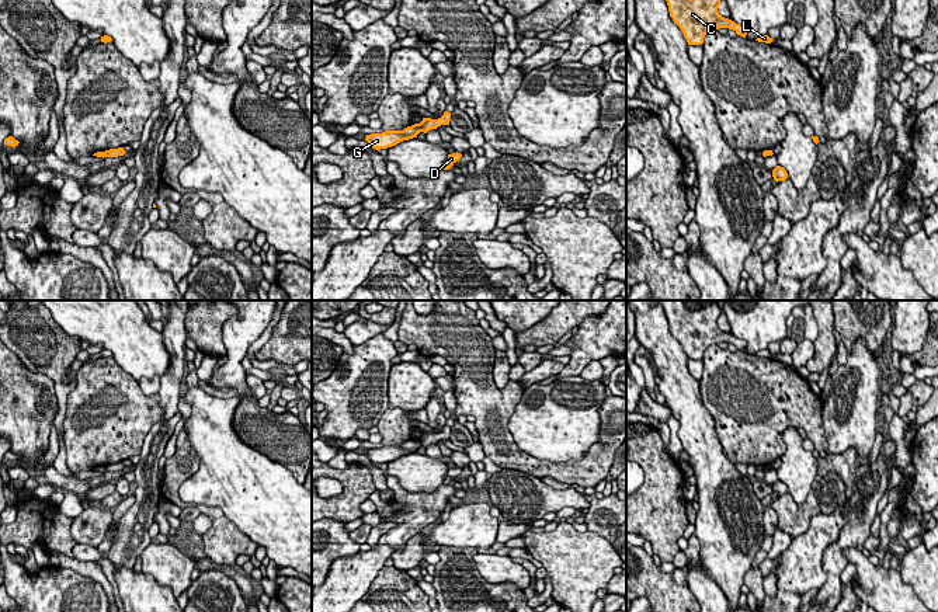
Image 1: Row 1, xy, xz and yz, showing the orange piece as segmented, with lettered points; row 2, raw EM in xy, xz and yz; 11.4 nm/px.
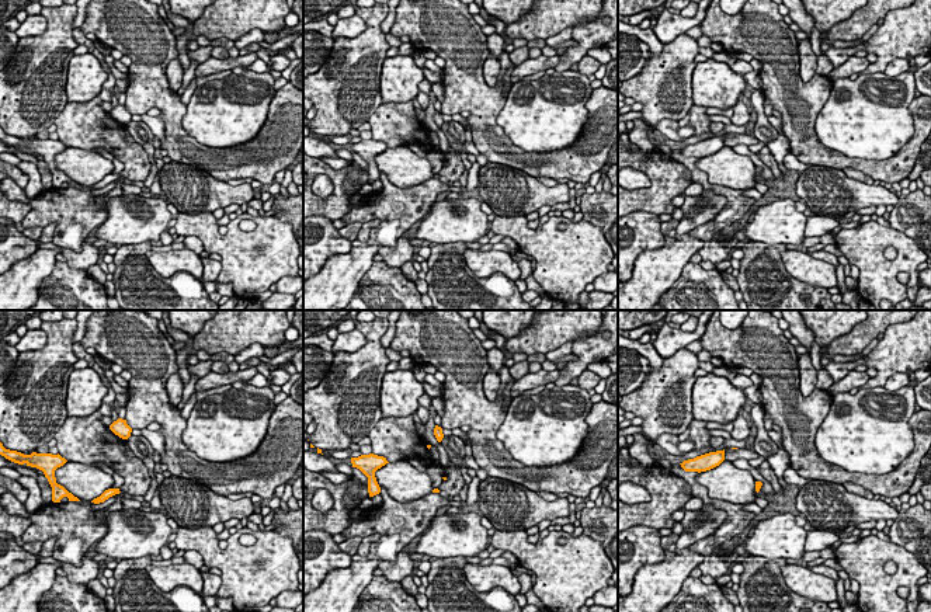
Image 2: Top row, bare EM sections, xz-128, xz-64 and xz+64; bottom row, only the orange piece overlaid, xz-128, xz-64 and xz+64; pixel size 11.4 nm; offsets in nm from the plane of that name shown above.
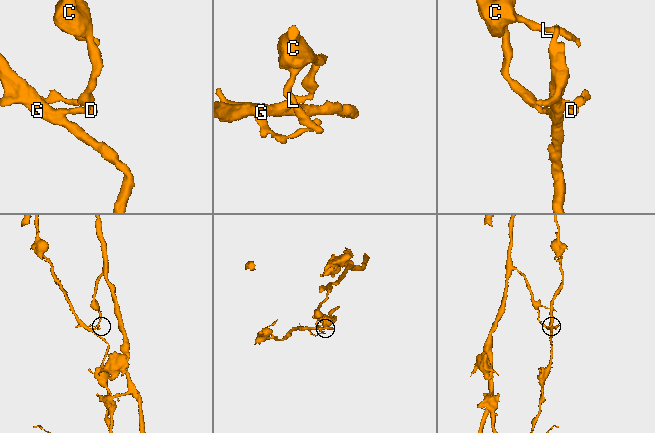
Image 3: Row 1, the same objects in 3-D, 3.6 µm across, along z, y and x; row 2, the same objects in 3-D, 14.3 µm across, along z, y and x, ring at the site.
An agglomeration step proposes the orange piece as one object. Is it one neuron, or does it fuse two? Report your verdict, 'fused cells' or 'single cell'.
fused cells

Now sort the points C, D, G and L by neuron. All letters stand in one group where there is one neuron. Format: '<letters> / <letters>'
C L / D G

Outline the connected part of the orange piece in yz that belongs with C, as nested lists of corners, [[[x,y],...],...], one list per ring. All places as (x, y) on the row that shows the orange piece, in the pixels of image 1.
[[[666,0],[670,17],[680,27],[688,45],[702,45],[708,32],[719,28],[733,29],[746,38],[746,27],[725,18],[718,8],[720,0]]]

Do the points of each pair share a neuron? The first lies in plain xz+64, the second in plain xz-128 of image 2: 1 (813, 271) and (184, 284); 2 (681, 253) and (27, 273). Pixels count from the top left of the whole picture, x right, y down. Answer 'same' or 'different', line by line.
1: different
2: same

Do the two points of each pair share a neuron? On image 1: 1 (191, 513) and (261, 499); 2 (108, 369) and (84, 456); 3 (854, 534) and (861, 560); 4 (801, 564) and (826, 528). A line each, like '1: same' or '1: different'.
1: different
2: same
3: different
4: same

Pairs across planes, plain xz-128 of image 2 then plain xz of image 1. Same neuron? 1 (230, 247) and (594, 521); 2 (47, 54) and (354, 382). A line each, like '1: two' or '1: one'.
1: two
2: one

